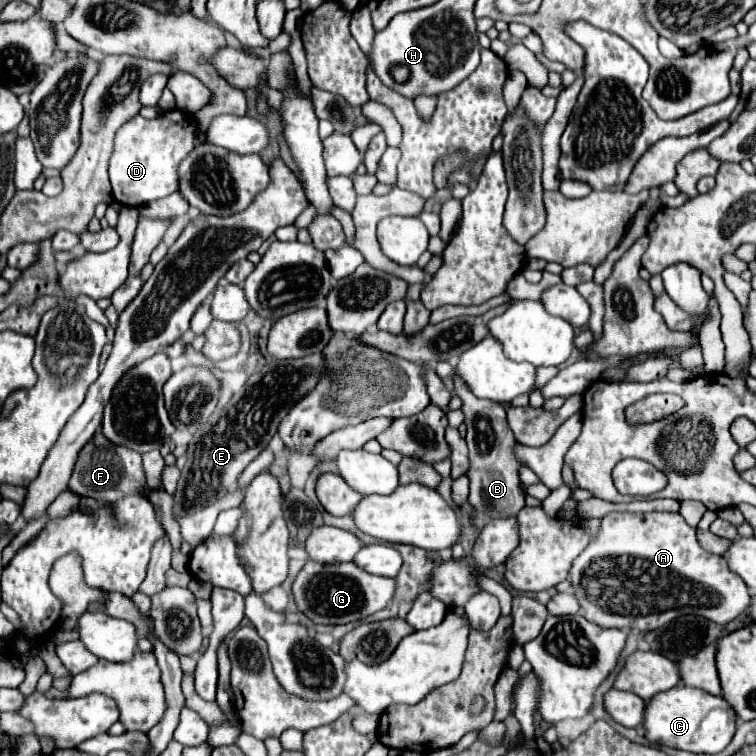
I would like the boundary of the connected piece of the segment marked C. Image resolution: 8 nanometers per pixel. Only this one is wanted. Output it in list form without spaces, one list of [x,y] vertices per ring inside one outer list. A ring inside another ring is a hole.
[[[677,686],[647,702],[643,726],[651,742],[697,754],[717,754],[725,750],[735,736],[735,710],[721,696],[713,696],[691,686]]]

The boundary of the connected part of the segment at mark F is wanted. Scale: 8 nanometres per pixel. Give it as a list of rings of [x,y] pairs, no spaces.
[[[95,432],[93,438],[95,440],[89,440],[89,444],[85,444],[85,448],[81,448],[77,456],[77,462],[75,462],[71,480],[69,480],[69,490],[83,498],[95,498],[99,502],[115,502],[129,492],[143,490],[143,494],[147,494],[141,454],[133,452],[131,448],[105,440],[101,432]]]

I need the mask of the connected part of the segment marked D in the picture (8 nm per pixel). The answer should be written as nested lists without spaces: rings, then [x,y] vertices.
[[[169,110],[169,112],[161,112],[157,118],[153,120],[145,120],[139,114],[135,118],[131,118],[127,124],[123,124],[117,130],[115,136],[115,152],[111,156],[109,162],[108,175],[112,186],[112,195],[115,201],[123,206],[143,206],[147,202],[165,198],[173,192],[177,192],[177,168],[181,164],[181,160],[185,160],[185,156],[189,156],[189,152],[195,148],[195,136],[197,136],[197,122],[193,114],[185,114],[181,110]]]

